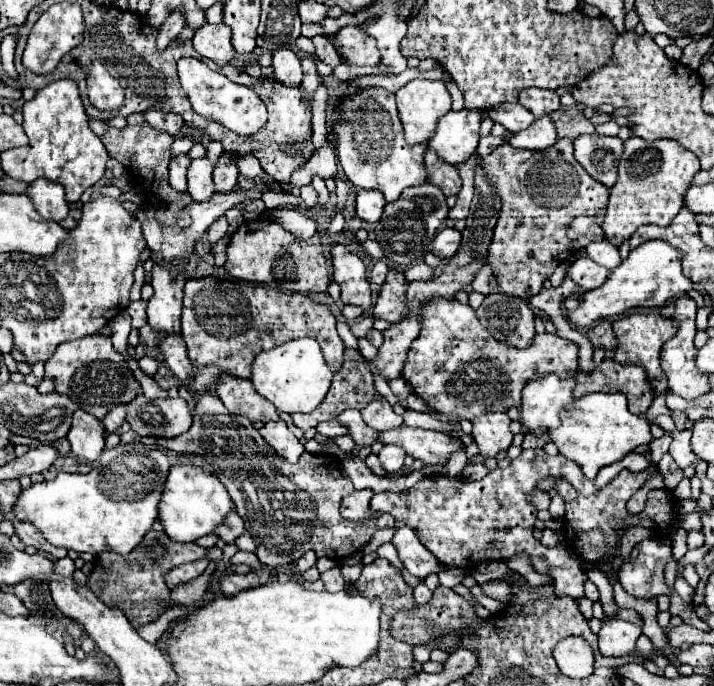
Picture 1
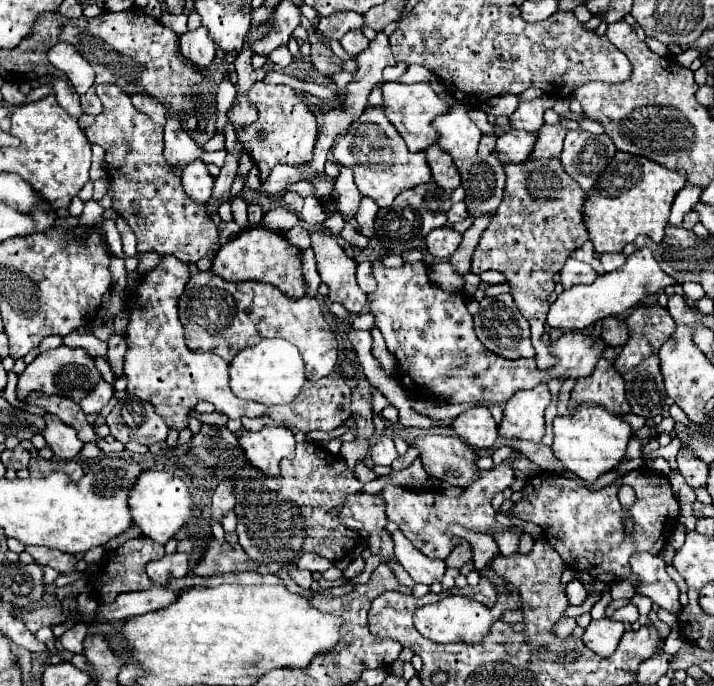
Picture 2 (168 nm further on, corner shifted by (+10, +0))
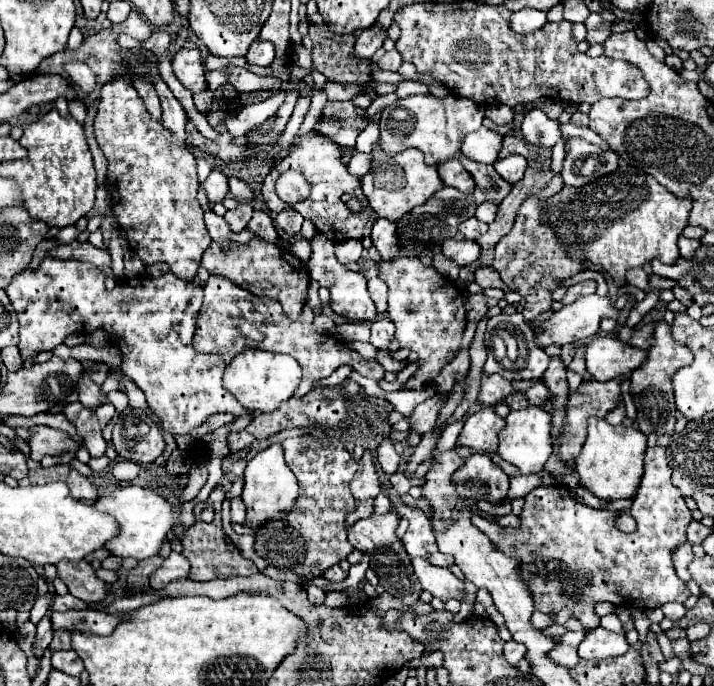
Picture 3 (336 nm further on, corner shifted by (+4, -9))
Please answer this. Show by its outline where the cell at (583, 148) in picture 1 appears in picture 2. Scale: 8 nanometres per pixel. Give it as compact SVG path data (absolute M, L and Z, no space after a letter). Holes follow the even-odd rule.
M578 128L566 134L560 162L564 164L566 174L574 178L584 192L590 192L596 176L604 172L614 154L616 146L608 140L608 136L594 136Z

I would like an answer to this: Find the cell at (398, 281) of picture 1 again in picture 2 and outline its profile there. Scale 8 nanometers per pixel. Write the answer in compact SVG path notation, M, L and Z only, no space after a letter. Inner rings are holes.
M386 254L372 262L374 276L378 282L378 290L370 302L370 312L376 316L376 326L380 328L388 350L398 360L398 380L406 386L406 390L414 398L432 398L440 402L456 402L456 404L502 404L518 390L530 390L542 382L550 382L554 378L582 378L590 376L596 368L596 362L602 358L606 344L600 338L592 338L586 332L568 332L560 340L550 344L550 352L560 360L548 372L540 372L534 360L504 360L500 356L492 356L492 352L484 352L480 348L480 340L476 340L472 314L466 308L466 296L462 292L444 292L436 284L428 280L428 268L424 262L404 264L400 268L386 268L382 260Z

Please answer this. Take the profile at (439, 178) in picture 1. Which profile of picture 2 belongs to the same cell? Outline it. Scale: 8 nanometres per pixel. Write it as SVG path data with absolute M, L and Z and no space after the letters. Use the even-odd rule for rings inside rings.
M432 144L426 150L426 160L430 164L430 170L432 170L436 184L440 184L442 188L446 188L450 192L460 186L460 174L458 174L454 160L444 150L440 150L438 144Z

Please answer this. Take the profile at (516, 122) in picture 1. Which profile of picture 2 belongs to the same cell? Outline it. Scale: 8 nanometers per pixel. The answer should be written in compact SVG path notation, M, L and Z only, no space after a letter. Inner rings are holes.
M542 96L530 102L520 102L516 112L510 116L510 126L516 130L526 130L530 134L536 134L544 124L544 118L542 118L544 110L552 106L554 106L554 100L550 96Z

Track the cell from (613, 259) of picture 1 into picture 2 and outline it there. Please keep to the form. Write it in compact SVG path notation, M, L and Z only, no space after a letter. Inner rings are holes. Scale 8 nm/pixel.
M604 254L604 256L598 256L604 270L606 272L614 272L614 270L620 270L626 262L626 256L624 254Z

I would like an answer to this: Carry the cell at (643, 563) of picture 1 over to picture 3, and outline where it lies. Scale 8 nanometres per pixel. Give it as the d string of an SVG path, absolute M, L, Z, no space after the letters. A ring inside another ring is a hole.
M666 603L666 605L662 605L662 611L672 621L680 621L686 615L686 607L682 603Z

